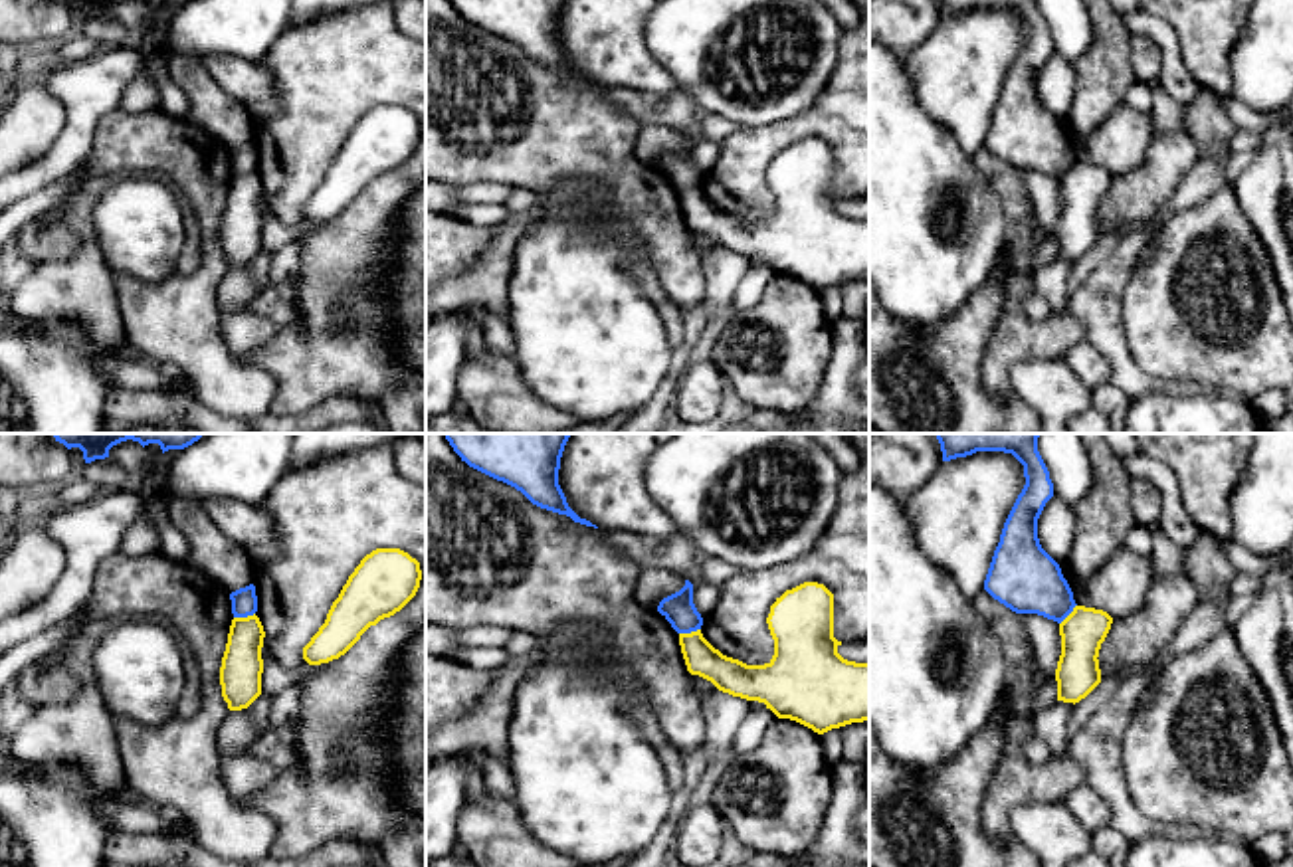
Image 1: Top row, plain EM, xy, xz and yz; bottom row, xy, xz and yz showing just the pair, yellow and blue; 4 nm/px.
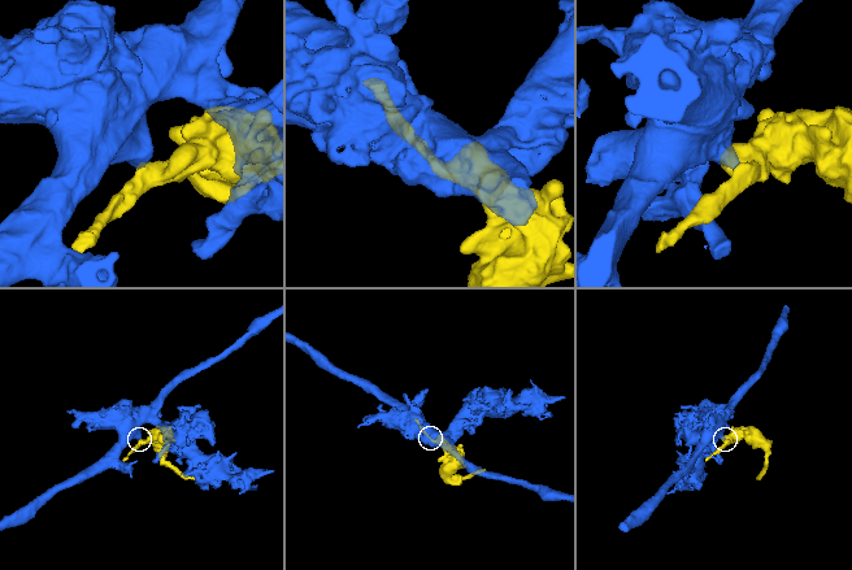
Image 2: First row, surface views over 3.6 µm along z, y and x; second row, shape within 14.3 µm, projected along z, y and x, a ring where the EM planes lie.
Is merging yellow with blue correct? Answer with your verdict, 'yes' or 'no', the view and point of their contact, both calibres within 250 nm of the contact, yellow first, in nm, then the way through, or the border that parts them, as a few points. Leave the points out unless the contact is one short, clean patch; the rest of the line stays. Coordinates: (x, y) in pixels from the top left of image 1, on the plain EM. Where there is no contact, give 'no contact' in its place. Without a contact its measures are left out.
no; meets yellow in xy at (244, 175); 180 nm thick on the yellow side, 110 nm on the other; border along xy (254, 169), (234, 175)

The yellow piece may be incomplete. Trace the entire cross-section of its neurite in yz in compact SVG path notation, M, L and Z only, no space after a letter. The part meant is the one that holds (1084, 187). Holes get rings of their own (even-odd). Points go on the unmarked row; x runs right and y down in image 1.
M1075 162L1059 180L1057 257L1075 261L1101 240L1097 214L1111 180L1113 174L1107 168L1085 162Z

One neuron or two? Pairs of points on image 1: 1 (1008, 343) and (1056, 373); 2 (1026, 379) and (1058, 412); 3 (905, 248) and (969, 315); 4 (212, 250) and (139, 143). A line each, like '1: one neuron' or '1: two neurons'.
1: two neurons
2: one neuron
3: two neurons
4: one neuron

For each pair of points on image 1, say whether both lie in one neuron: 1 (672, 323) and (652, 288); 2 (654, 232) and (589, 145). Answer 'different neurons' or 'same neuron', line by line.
1: same neuron
2: same neuron

